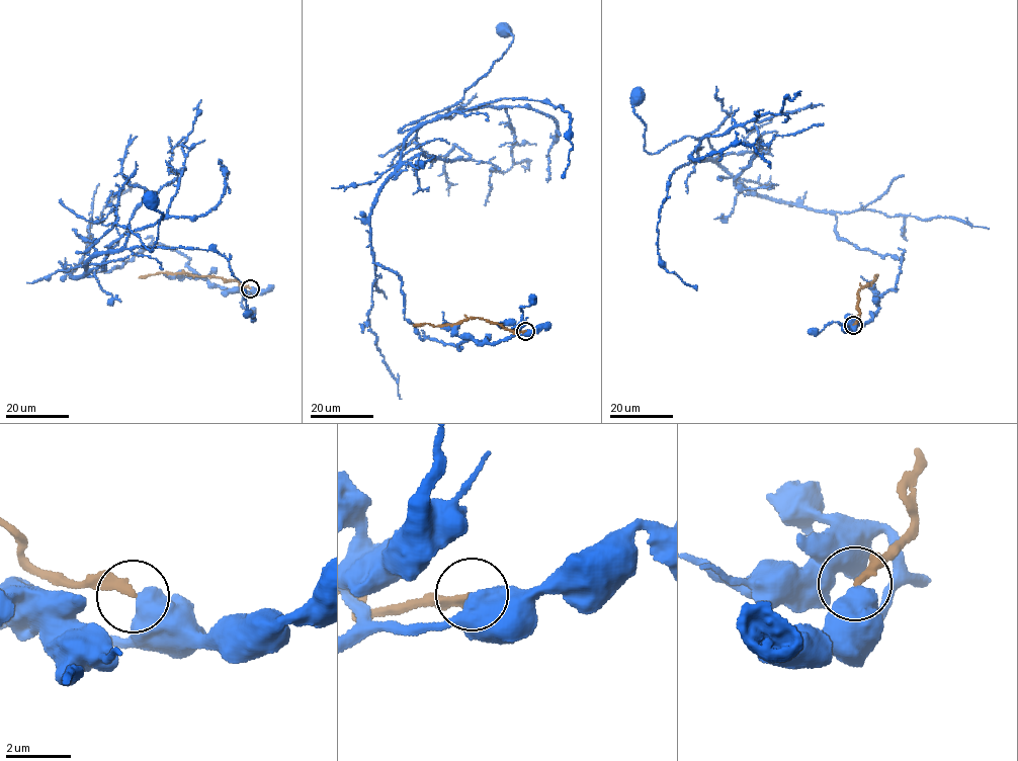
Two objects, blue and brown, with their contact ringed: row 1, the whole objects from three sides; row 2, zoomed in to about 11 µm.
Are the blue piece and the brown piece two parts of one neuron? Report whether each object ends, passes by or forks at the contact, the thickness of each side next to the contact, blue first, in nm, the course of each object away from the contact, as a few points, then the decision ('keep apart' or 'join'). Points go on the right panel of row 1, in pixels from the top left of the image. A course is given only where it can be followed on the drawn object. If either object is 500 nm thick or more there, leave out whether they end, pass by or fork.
calibres 750 and 240 nm; course blue (853, 325), (897, 288), (902, 257), (843, 241), (834, 214), (752, 192), (706, 135), (646, 151), (638, 95); course brown (853, 325), (860, 312), (857, 302), (860, 287), (868, 286), (877, 274); keep apart

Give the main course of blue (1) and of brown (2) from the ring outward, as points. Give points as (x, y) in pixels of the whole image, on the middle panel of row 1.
1: (525, 331), (460, 349), (421, 339), (369, 227), (413, 129), (399, 131), (457, 103), (510, 45), (503, 29)
2: (525, 331), (508, 330), (497, 323), (468, 318), (456, 324), (437, 327), (425, 323), (413, 325)

